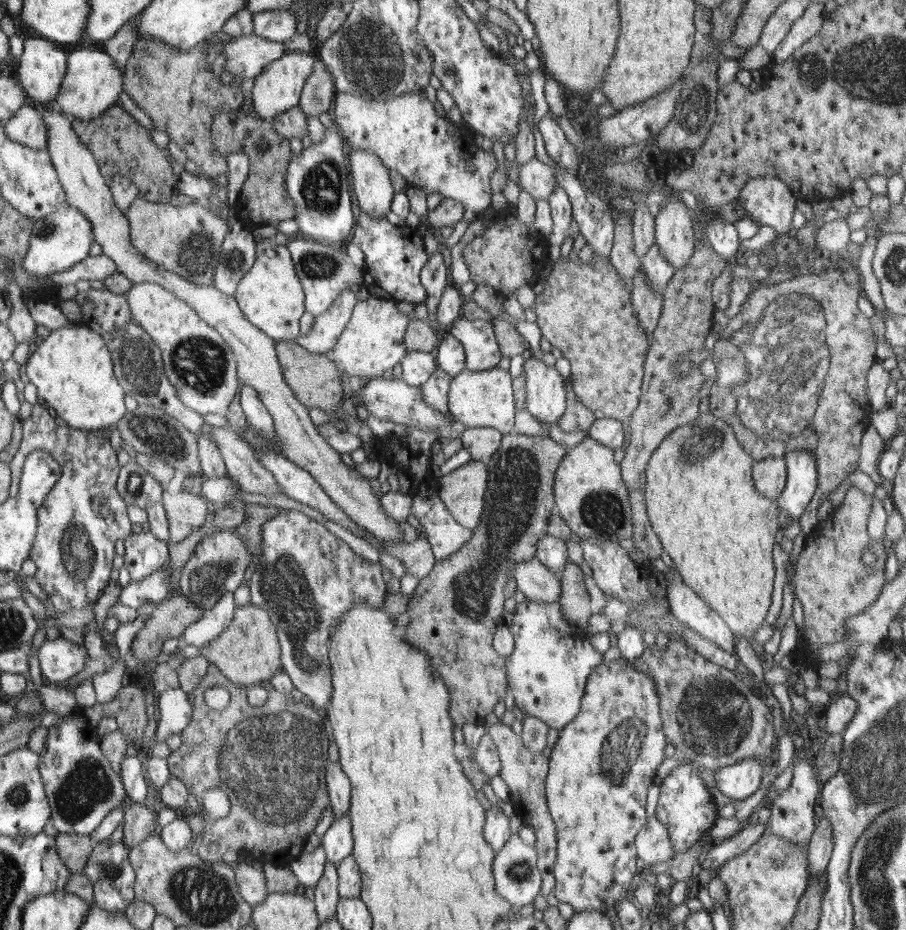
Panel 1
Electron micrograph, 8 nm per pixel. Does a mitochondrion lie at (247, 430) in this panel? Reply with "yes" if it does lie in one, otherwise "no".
no

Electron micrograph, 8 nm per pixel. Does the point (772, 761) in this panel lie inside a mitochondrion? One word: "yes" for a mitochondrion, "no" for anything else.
no

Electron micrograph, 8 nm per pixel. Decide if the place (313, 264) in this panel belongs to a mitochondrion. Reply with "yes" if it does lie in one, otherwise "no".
yes

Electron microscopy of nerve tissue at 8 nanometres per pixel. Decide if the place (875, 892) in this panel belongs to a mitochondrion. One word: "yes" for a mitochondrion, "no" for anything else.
yes

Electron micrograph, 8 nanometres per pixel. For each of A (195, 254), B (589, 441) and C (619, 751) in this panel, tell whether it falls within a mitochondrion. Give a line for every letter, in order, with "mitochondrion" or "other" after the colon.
A: mitochondrion
B: other
C: mitochondrion

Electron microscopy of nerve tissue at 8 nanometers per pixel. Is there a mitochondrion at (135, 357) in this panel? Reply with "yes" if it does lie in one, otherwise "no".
yes

